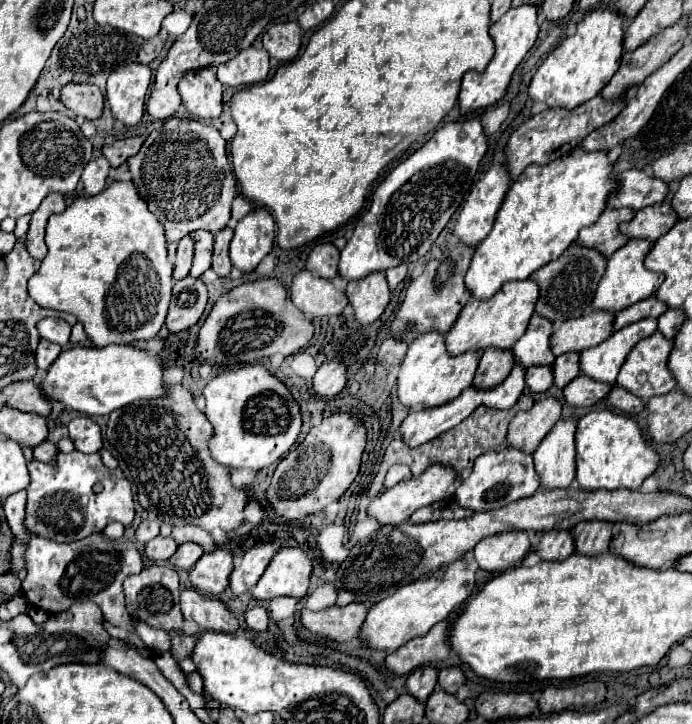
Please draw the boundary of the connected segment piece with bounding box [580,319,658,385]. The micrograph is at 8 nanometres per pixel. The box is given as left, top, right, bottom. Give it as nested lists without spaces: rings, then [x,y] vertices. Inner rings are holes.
[[[644,319],[620,331],[614,331],[612,337],[608,337],[604,343],[580,353],[582,373],[596,381],[604,381],[610,385],[616,383],[618,371],[628,353],[634,349],[638,341],[650,337],[656,331],[656,327],[658,327],[656,319]]]

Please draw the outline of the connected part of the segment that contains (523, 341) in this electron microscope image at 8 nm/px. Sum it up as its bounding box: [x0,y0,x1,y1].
[512,313,556,367]

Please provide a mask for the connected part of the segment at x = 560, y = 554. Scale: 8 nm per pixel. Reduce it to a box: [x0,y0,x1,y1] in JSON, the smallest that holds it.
[536,529,576,561]

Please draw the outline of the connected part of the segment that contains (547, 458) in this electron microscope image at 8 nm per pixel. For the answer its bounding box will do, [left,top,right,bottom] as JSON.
[534,417,578,489]

